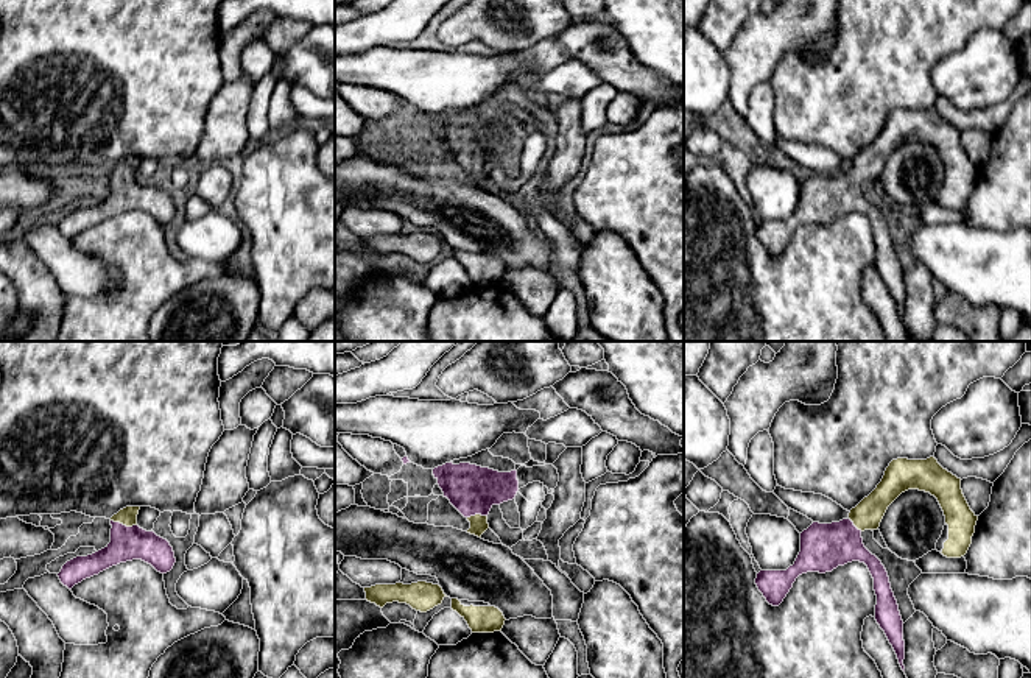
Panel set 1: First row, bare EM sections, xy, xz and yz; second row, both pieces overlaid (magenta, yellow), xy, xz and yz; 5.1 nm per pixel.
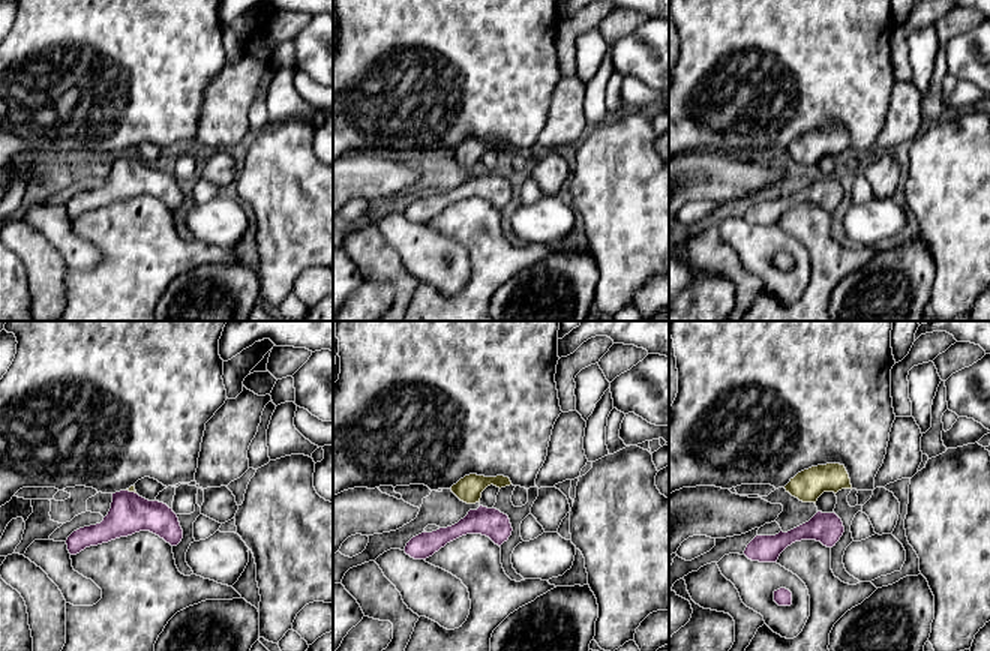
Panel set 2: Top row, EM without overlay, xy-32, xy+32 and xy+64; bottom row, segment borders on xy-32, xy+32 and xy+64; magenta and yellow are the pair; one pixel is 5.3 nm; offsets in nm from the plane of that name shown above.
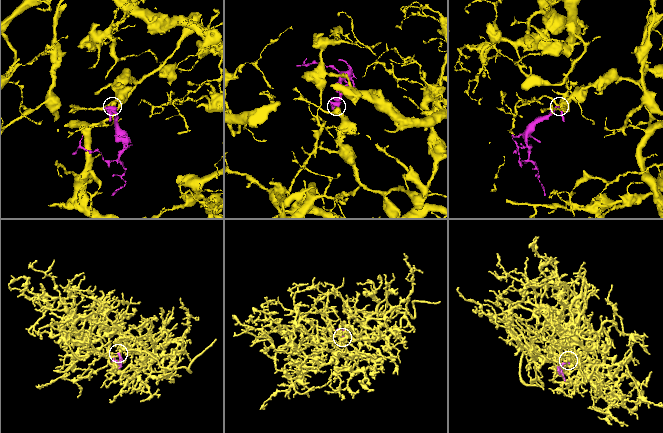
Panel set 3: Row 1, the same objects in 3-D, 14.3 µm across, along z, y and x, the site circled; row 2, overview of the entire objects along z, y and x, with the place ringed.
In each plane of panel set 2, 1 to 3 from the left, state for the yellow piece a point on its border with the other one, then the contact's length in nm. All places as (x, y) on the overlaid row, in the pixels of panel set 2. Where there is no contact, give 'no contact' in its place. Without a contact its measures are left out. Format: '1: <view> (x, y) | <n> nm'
1: xy-32 (131, 492) | 60 nm
2: no contact
3: no contact

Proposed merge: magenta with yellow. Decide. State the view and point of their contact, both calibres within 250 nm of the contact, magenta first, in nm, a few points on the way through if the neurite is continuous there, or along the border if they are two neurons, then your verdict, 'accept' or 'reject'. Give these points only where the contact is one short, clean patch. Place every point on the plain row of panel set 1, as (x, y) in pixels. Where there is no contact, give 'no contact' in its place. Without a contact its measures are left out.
contact xy (122, 175); calibres 180 and 100 nm; way xy (126, 194), (122, 175), (128, 167); accept

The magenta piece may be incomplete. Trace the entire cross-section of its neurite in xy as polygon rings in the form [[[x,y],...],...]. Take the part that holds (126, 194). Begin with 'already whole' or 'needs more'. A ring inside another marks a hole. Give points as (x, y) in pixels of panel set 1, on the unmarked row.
needs more; [[[126,157],[114,165],[111,193],[92,206],[67,212],[58,224],[61,234],[72,240],[86,229],[132,210],[142,210],[160,224],[170,223],[176,214],[173,198],[154,182],[137,176],[139,161],[140,157]]]

